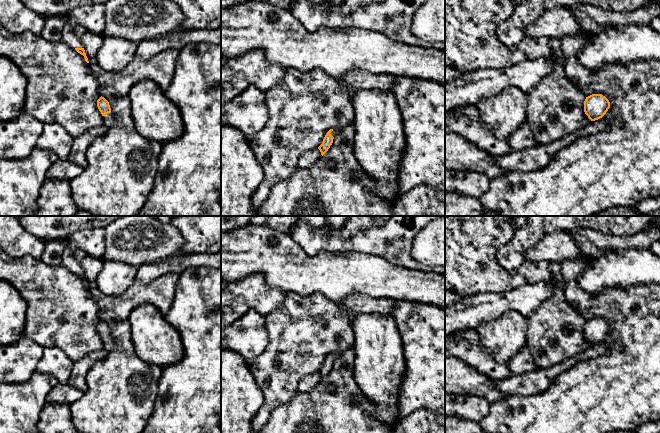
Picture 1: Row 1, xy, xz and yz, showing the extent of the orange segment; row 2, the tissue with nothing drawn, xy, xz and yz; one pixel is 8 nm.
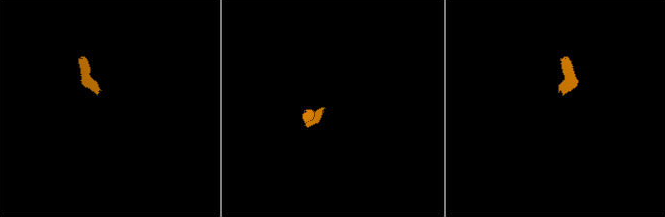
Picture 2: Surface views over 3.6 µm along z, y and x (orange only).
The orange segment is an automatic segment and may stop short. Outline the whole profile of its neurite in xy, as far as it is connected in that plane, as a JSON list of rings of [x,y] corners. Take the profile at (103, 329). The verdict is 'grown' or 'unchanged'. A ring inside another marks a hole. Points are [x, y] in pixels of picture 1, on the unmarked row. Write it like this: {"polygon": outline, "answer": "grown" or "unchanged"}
{"polygon": [[[101,320],[97,324],[97,331],[103,340],[104,349],[107,352],[112,351],[115,348],[115,341],[111,337],[109,326],[104,321]]], "answer": "grown"}

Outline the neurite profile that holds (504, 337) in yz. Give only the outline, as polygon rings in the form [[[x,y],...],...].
[[[515,310],[481,323],[476,331],[483,347],[499,363],[508,363],[526,345],[526,318]]]

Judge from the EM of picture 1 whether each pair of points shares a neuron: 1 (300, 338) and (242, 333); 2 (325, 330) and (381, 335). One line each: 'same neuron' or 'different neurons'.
1: different neurons
2: different neurons

